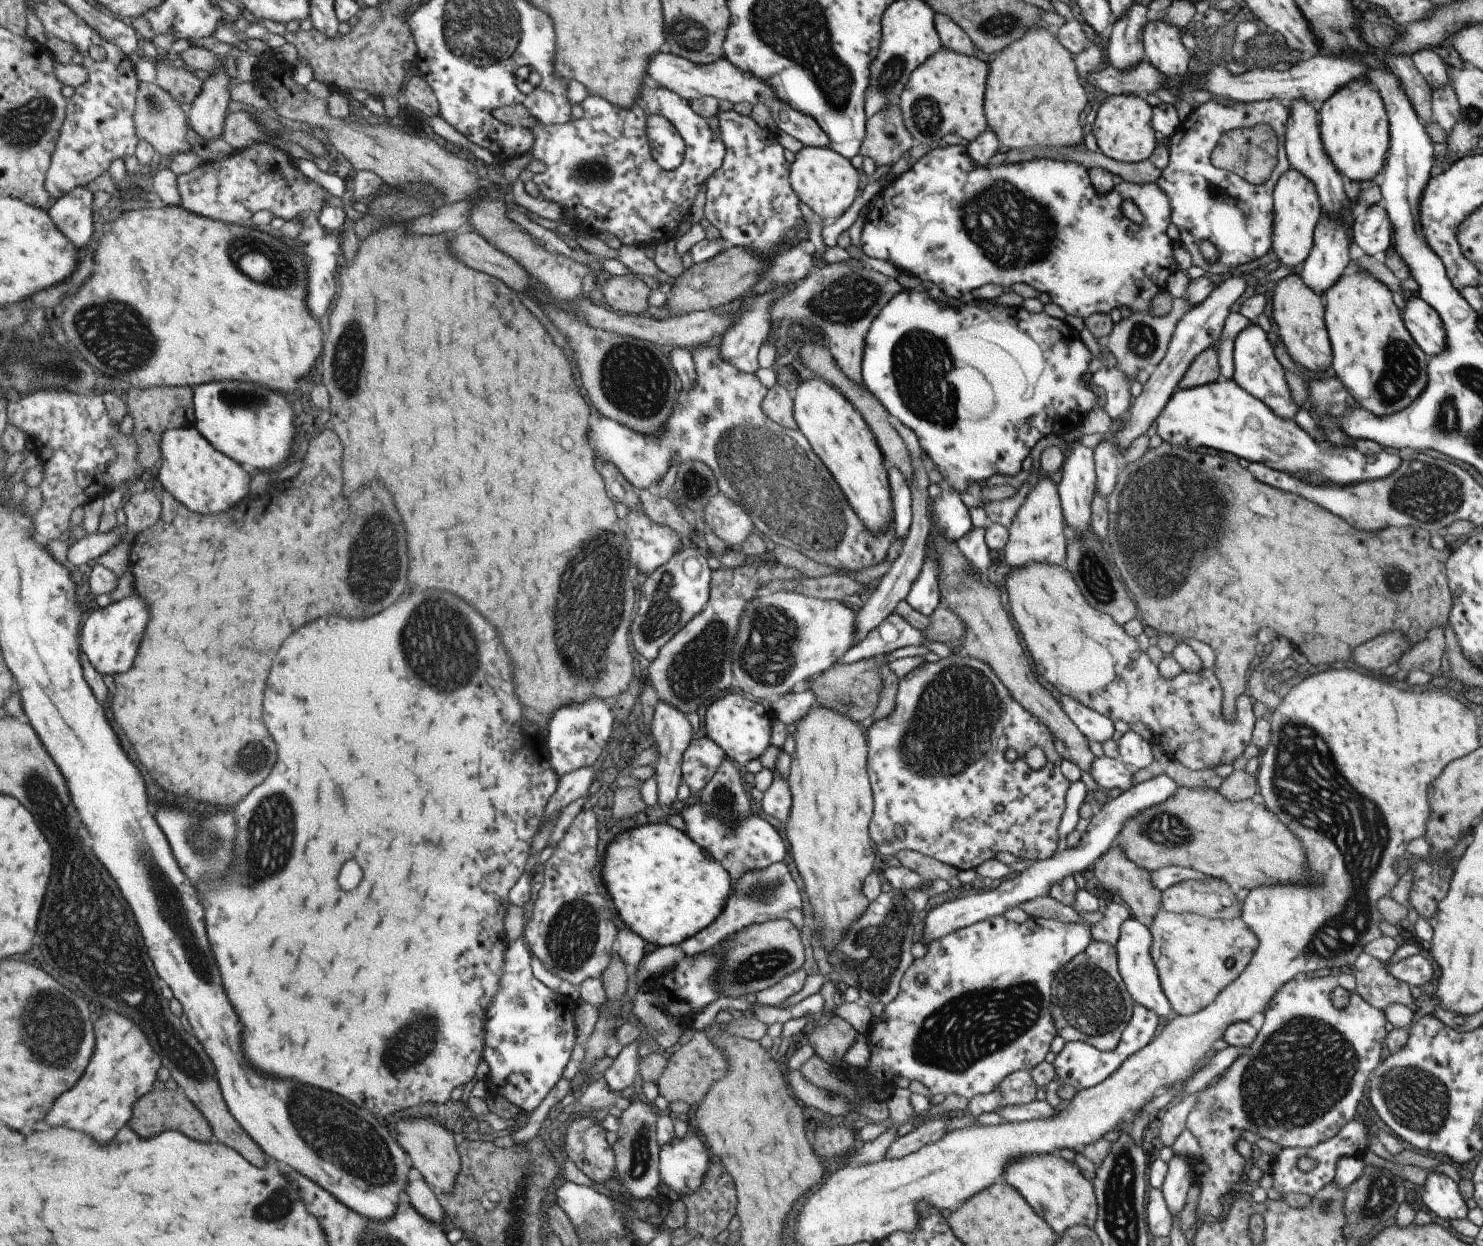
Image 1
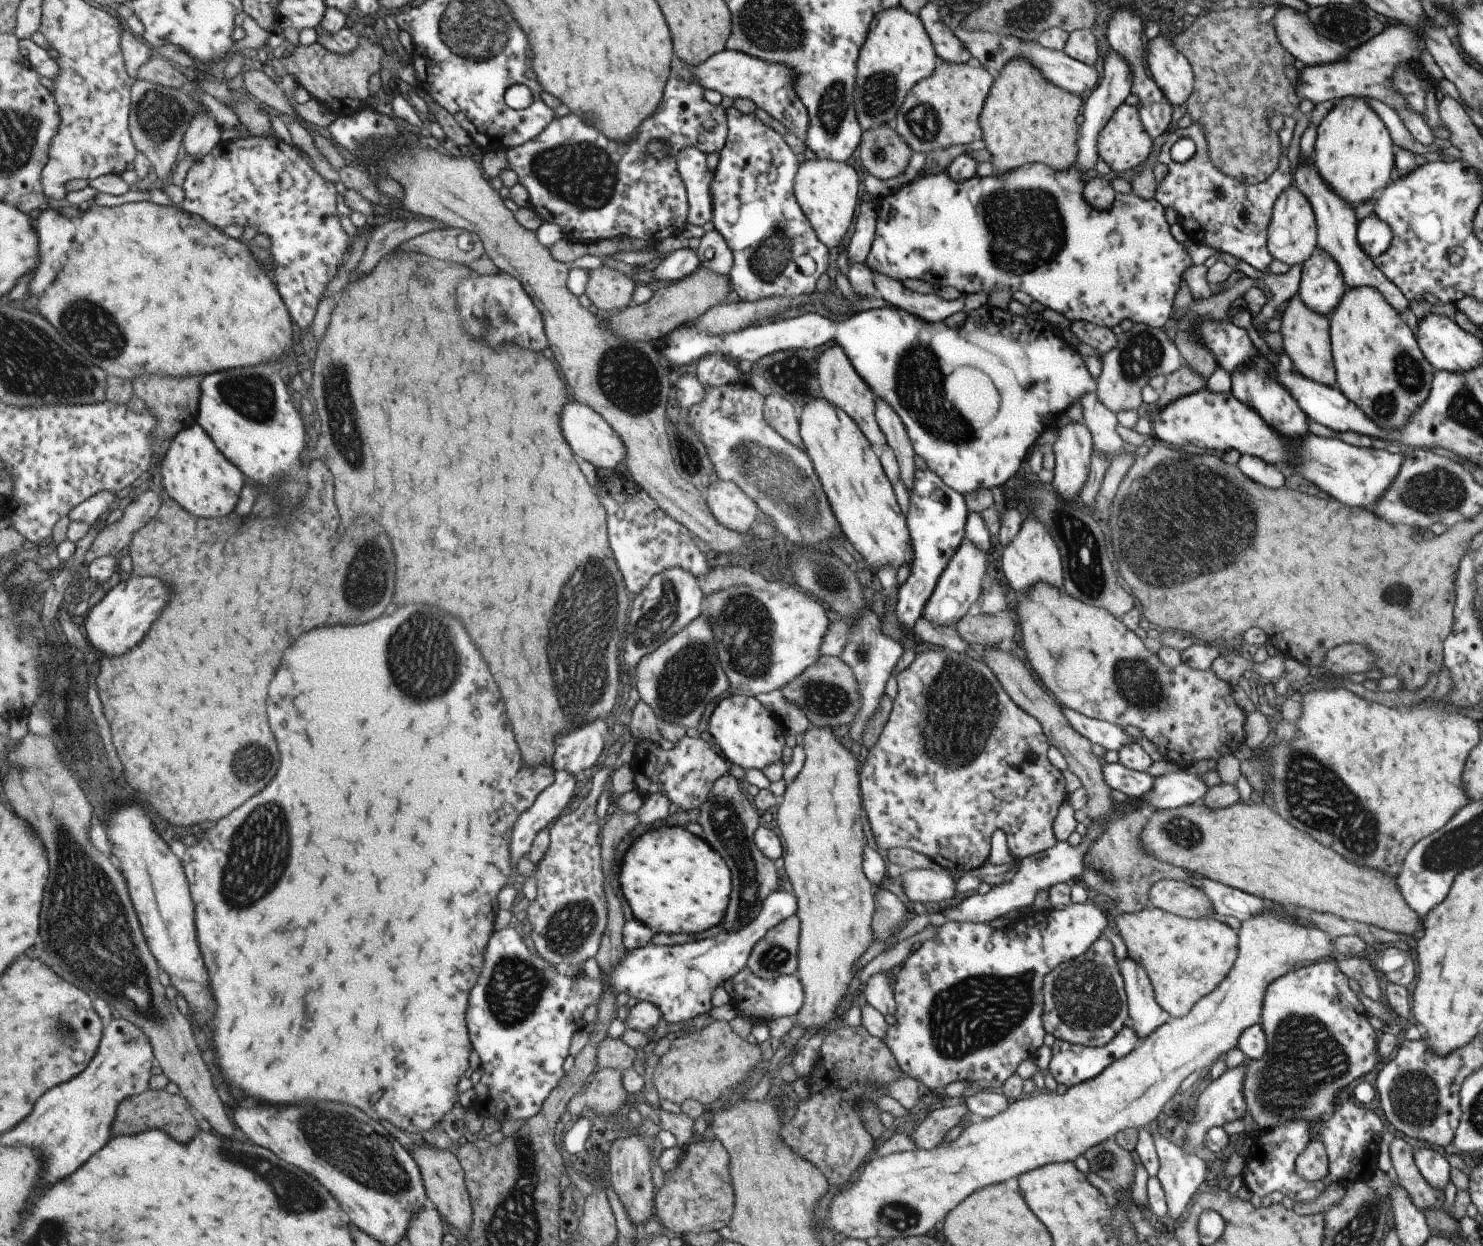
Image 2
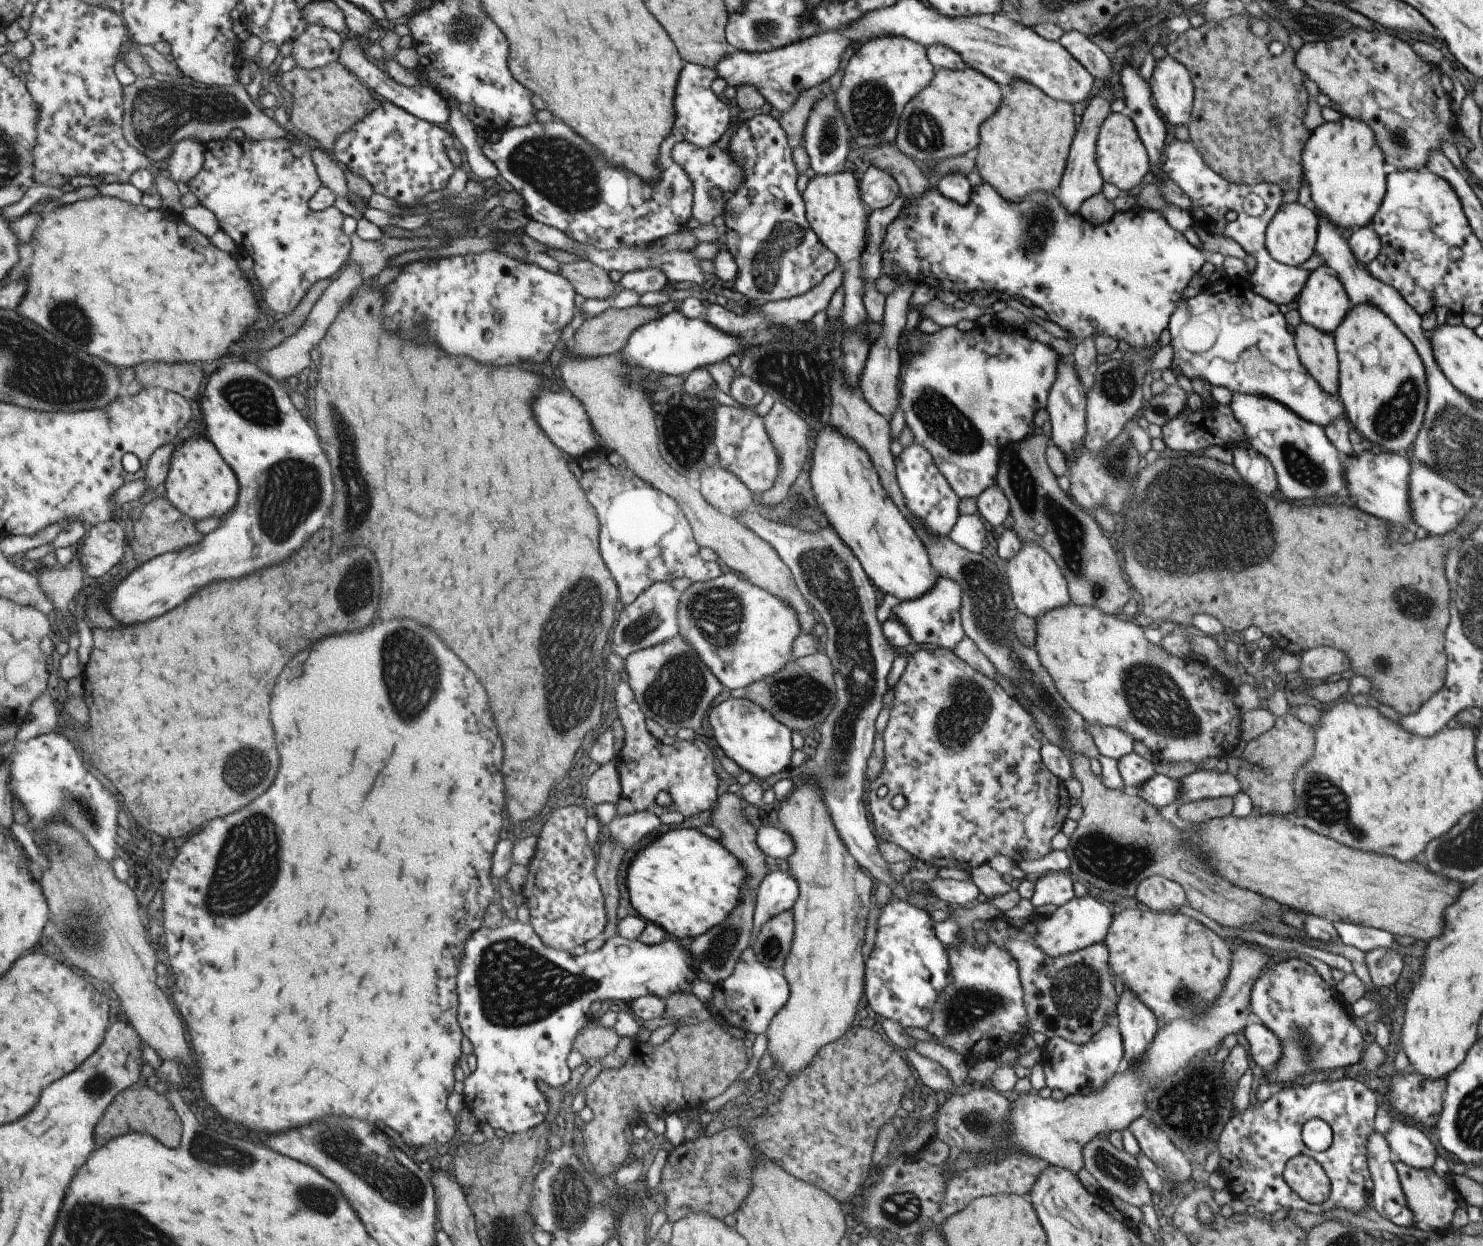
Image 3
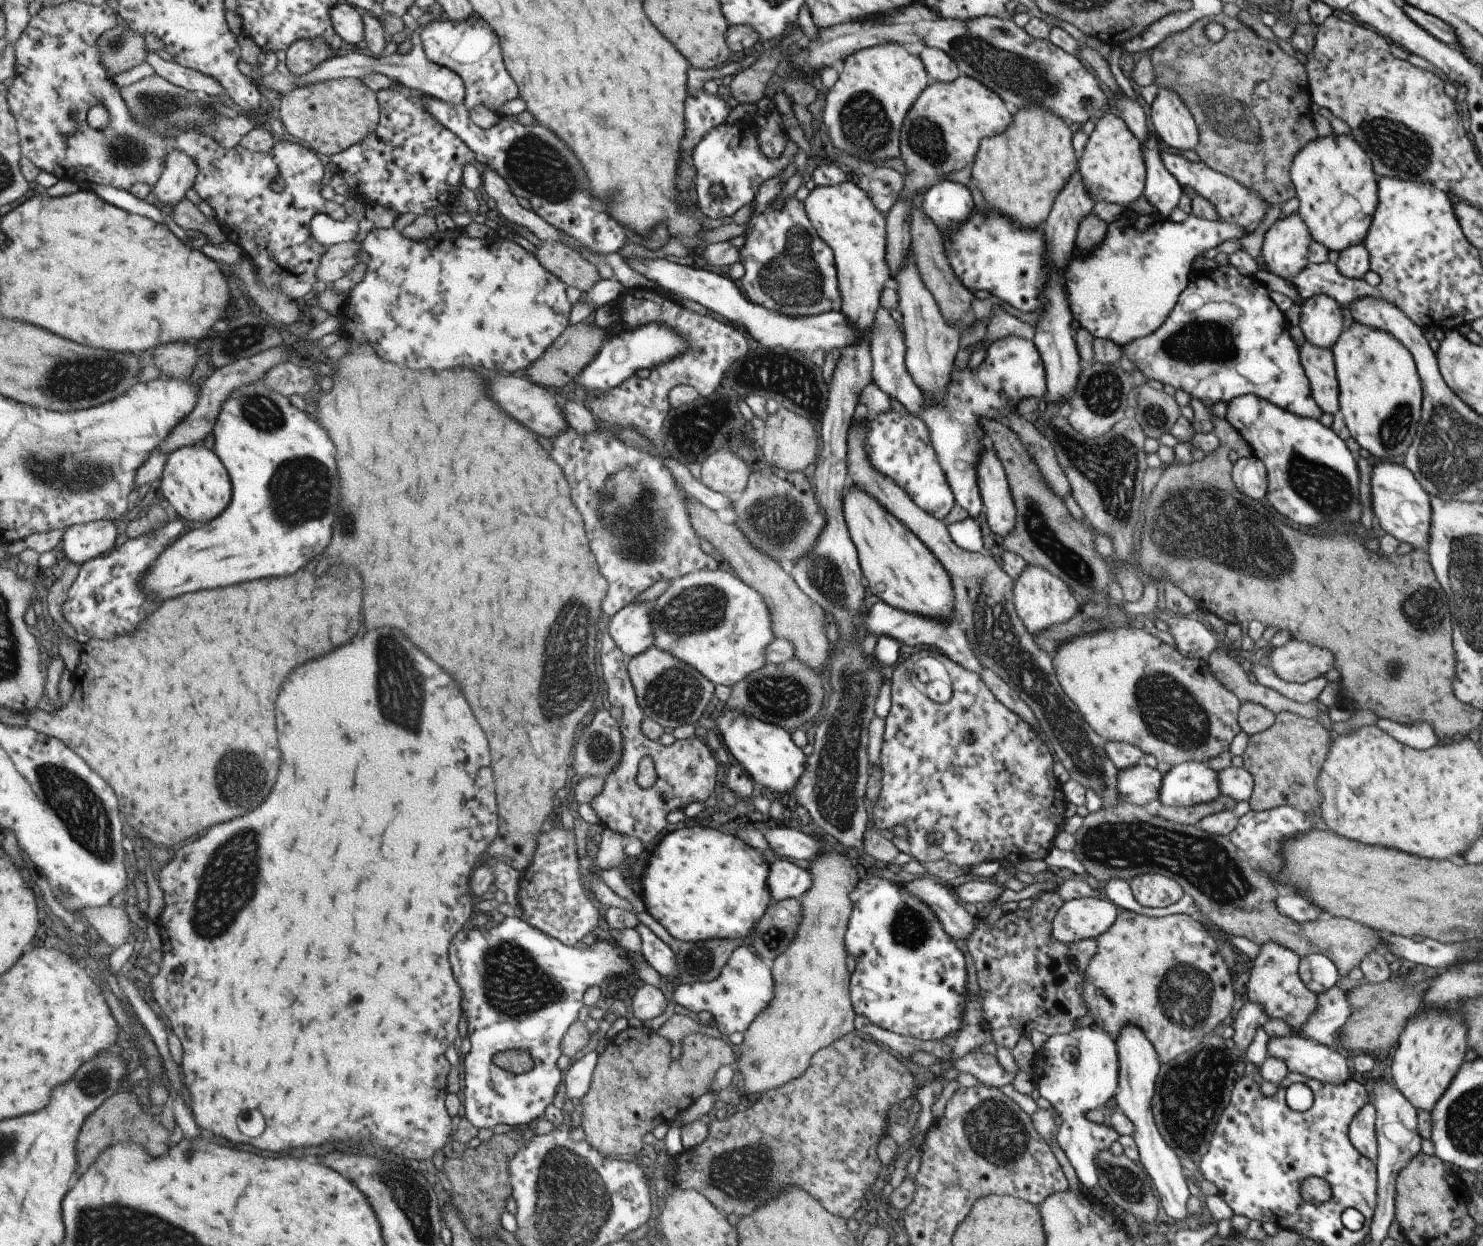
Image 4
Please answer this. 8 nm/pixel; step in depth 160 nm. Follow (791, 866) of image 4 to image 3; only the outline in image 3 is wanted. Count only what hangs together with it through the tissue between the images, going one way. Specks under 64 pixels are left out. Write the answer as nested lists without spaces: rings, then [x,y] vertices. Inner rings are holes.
[[[781,869],[765,875],[756,888],[756,903],[752,916],[749,947],[766,921],[780,912],[791,910],[797,895],[797,883],[788,871]]]

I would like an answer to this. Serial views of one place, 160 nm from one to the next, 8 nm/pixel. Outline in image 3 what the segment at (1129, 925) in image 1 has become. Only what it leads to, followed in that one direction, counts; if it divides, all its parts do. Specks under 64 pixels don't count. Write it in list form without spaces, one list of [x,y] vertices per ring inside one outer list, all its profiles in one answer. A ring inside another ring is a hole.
[[[1122,991],[1114,1010],[1115,1025],[1121,1035],[1127,1067],[1138,1063],[1149,1046],[1158,1026],[1150,1008],[1141,1003],[1131,991]]]

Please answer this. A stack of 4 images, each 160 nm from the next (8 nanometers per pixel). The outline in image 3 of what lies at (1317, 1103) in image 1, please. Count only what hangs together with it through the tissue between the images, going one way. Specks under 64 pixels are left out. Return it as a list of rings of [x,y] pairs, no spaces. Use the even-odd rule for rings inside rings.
[[[1291,959],[1278,964],[1270,964],[1262,974],[1259,975],[1251,985],[1250,1010],[1253,1019],[1258,1020],[1265,1028],[1268,1028],[1277,1038],[1280,1044],[1280,1055],[1273,1068],[1263,1073],[1256,1073],[1256,1082],[1265,1081],[1268,1084],[1279,1084],[1282,1088],[1295,1086],[1294,1080],[1305,1072],[1319,1072],[1319,1070],[1333,1070],[1333,1068],[1345,1068],[1360,1062],[1362,1056],[1361,1046],[1369,1040],[1369,1031],[1358,1028],[1353,1023],[1346,1011],[1345,1000],[1329,985],[1319,977],[1311,965],[1303,959]],[[1311,1158],[1289,1159],[1284,1164],[1282,1177],[1287,1186],[1305,1202],[1323,1202],[1330,1193],[1330,1180],[1322,1166]]]

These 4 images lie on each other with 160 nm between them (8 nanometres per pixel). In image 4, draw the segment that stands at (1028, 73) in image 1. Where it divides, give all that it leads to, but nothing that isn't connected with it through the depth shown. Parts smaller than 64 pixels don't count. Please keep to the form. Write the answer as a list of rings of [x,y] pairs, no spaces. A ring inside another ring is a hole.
[[[1029,105],[1012,111],[1010,123],[1003,132],[979,140],[972,160],[970,174],[977,182],[977,188],[987,207],[997,209],[1025,228],[1040,228],[1058,192],[1076,169],[1074,150],[1071,147],[1073,133],[1063,119],[1050,110]]]

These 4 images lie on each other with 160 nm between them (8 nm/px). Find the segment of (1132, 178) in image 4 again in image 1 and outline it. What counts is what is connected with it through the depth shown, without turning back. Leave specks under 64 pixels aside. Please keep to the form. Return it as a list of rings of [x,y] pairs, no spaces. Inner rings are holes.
[[[1108,93],[1092,111],[1088,124],[1102,156],[1118,163],[1138,163],[1147,159],[1156,141],[1151,124],[1152,108],[1141,96]]]

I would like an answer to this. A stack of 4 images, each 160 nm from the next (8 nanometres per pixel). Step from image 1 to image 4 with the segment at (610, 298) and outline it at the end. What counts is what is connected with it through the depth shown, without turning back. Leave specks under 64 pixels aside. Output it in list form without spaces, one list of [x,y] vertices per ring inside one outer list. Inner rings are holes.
[[[559,241],[542,242],[540,246],[537,246],[535,254],[543,266],[555,273],[563,284],[573,286],[581,293],[589,291],[601,280],[595,265]]]

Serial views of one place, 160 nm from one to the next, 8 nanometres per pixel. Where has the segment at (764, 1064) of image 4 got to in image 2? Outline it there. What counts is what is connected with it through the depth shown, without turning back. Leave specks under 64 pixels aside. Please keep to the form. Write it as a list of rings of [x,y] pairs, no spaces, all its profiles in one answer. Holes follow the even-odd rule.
[[[811,727],[803,732],[800,744],[804,750],[804,761],[801,770],[798,774],[787,784],[784,788],[784,795],[782,800],[776,806],[774,815],[776,816],[775,822],[777,828],[779,828],[779,834],[781,834],[781,841],[783,847],[783,870],[791,884],[792,894],[796,898],[796,915],[799,918],[800,929],[798,932],[798,951],[797,951],[797,972],[796,975],[800,980],[802,986],[802,993],[804,996],[801,1008],[796,1012],[794,1018],[794,1024],[799,1023],[802,1027],[807,1027],[806,1036],[811,1035],[813,1032],[820,1028],[827,1027],[830,1023],[835,1022],[838,1015],[842,1012],[838,1007],[839,1000],[847,989],[847,984],[851,976],[851,967],[853,963],[865,952],[869,943],[872,942],[872,931],[870,930],[872,922],[872,914],[874,913],[874,892],[872,890],[872,883],[864,875],[862,871],[862,854],[864,853],[864,847],[866,846],[865,836],[863,835],[863,828],[859,821],[859,812],[861,811],[862,804],[860,799],[860,788],[858,783],[858,770],[860,766],[860,756],[853,752],[849,747],[843,746],[839,739],[837,739],[831,728],[829,727]]]

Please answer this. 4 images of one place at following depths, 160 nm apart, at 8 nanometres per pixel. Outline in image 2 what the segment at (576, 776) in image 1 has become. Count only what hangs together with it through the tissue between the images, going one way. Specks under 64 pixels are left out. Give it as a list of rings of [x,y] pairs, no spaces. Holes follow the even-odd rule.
[[[556,771],[555,782],[546,788],[537,802],[526,810],[515,823],[512,836],[512,861],[514,865],[531,852],[531,846],[542,830],[553,826],[575,794],[573,775]]]

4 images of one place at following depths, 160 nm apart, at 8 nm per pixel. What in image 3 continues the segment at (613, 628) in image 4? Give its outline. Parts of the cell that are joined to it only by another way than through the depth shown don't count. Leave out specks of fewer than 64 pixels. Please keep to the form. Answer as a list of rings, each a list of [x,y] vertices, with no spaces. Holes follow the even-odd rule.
[[[657,581],[651,584],[650,587],[647,587],[646,590],[643,591],[632,603],[624,605],[623,610],[619,613],[618,623],[615,624],[614,639],[610,640],[611,647],[608,649],[619,658],[623,659],[623,668],[624,660],[631,653],[665,642],[672,636],[678,634],[677,611],[679,604],[679,594],[680,593],[673,589],[673,586],[671,586],[668,581]]]

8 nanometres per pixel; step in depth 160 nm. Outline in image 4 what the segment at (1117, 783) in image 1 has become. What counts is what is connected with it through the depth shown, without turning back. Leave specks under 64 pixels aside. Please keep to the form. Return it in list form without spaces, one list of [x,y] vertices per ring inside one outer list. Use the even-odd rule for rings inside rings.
[[[1186,762],[1173,765],[1161,777],[1156,804],[1188,807],[1217,798],[1221,794],[1216,774],[1206,763]]]

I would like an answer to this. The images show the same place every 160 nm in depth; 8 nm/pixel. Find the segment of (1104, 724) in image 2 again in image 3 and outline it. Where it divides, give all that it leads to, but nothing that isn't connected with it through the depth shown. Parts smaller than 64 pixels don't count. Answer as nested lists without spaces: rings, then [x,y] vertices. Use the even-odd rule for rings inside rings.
[[[1084,724],[1084,729],[1091,736],[1099,754],[1117,760],[1120,756],[1132,751],[1133,739],[1129,734],[1115,727],[1098,724]]]

